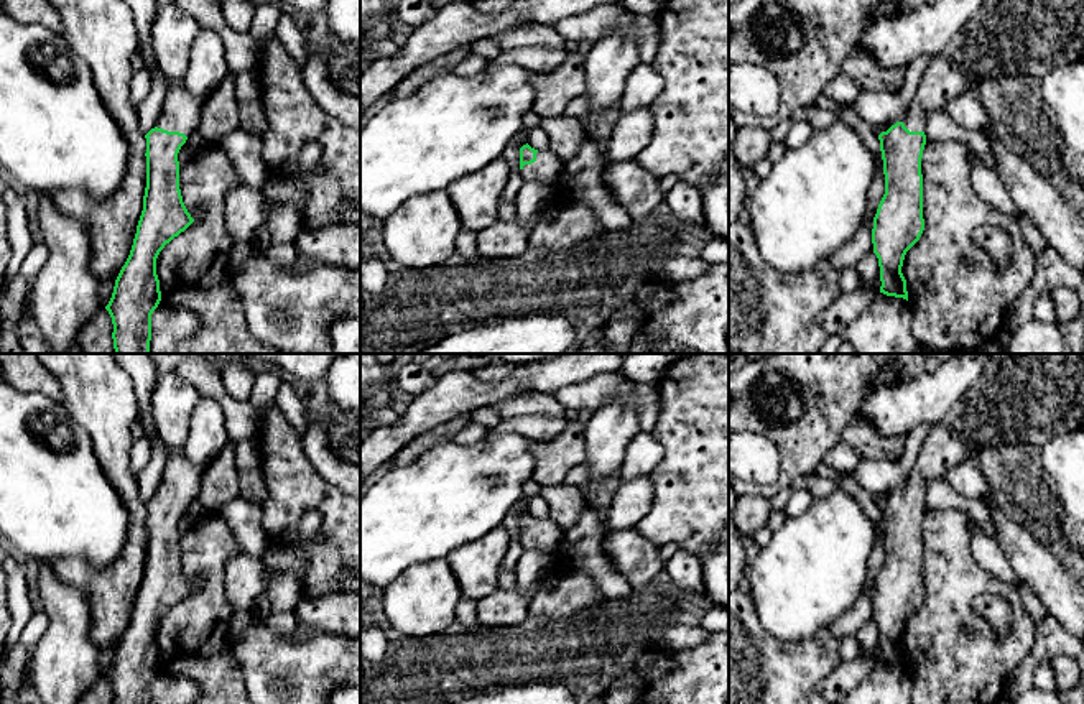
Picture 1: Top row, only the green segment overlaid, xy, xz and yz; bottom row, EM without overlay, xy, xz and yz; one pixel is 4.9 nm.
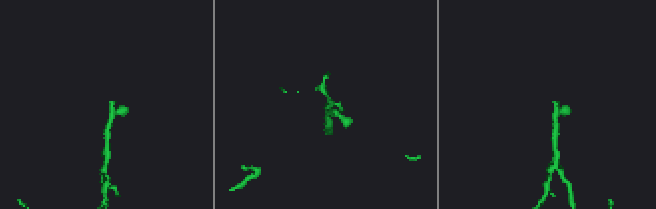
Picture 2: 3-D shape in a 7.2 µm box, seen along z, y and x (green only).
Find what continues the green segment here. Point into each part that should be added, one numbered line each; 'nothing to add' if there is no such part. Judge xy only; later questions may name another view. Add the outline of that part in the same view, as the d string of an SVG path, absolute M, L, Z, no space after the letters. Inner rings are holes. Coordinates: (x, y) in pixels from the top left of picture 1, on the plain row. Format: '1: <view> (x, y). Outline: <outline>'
1: xy (181, 479). Outline: M168 451L156 495L189 505L199 495L206 469L191 462L183 451Z

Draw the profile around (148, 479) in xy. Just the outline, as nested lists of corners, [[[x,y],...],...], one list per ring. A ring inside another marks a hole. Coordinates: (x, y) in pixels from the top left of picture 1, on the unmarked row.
[[[160,434],[148,439],[151,446],[151,459],[137,475],[138,495],[145,503],[156,495],[169,451]]]

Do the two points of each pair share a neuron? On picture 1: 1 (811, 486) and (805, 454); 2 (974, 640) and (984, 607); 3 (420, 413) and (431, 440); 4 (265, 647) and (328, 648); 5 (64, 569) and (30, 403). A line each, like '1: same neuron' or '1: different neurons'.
1: different neurons
2: different neurons
3: different neurons
4: same neuron
5: different neurons

